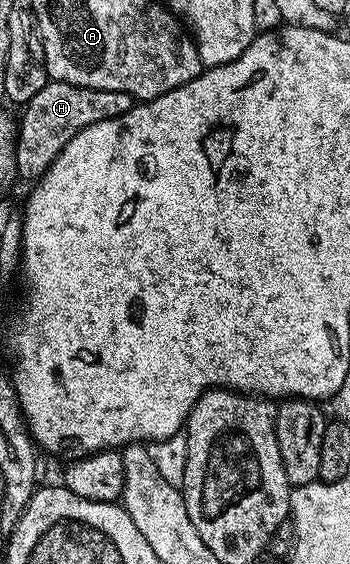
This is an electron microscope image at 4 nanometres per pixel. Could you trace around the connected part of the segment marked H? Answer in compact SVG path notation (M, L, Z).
M49 81L22 108L22 117L18 120L18 139L16 141L16 169L18 178L38 180L50 167L59 151L81 129L93 125L102 119L115 119L133 106L131 96L109 89L89 89L68 83Z

